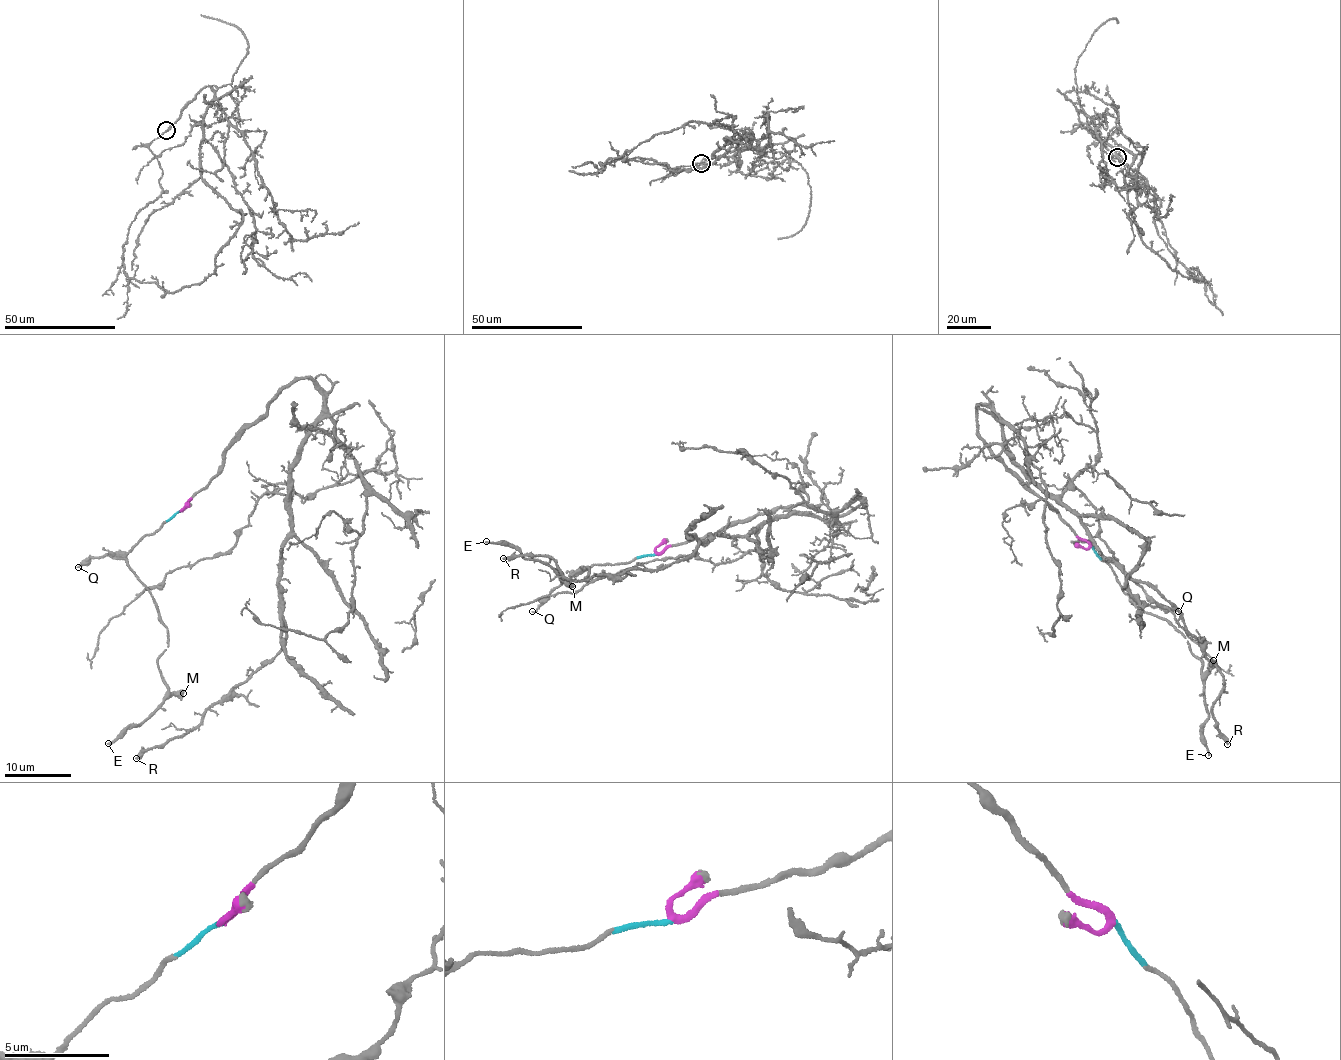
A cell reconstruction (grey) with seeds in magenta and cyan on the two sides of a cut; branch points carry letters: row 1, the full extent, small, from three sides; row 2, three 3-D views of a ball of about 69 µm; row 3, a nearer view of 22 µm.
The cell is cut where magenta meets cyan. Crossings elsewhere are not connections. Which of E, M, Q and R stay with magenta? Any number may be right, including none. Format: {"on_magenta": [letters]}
{"on_magenta": ["R"]}

